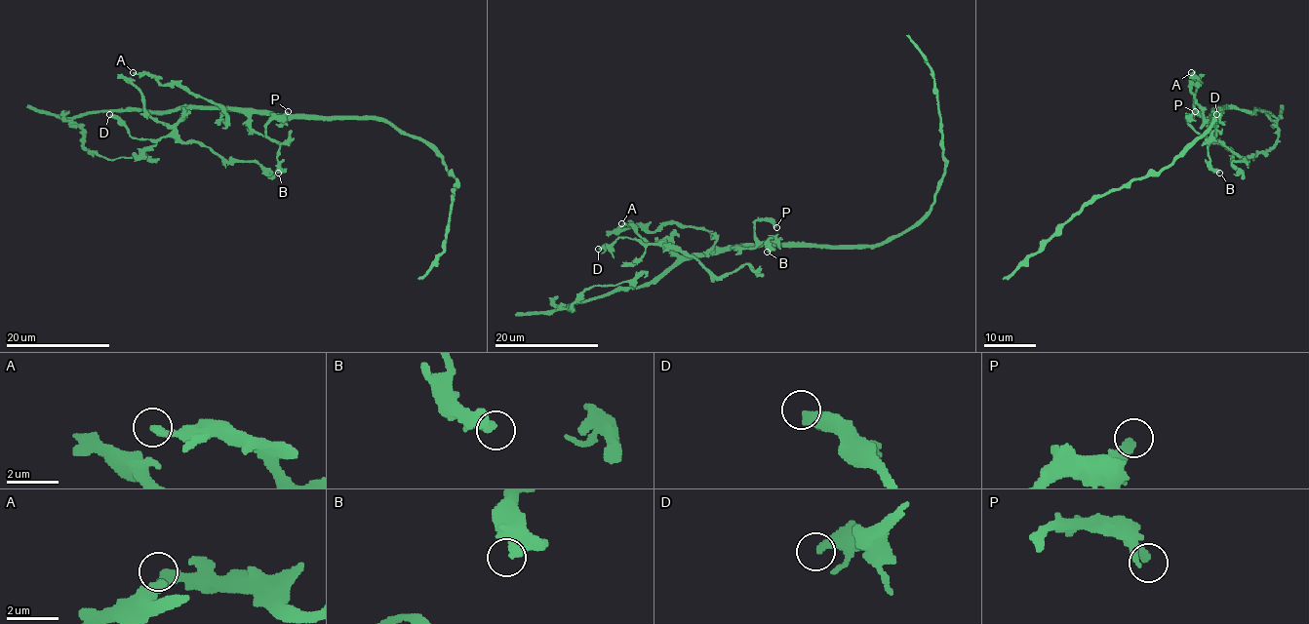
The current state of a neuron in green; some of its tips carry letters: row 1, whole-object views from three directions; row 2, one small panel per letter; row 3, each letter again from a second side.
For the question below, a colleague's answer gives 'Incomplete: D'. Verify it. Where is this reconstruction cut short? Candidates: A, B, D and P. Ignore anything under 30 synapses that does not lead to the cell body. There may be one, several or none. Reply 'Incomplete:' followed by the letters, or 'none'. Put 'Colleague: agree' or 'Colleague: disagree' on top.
Colleague: disagree
Incomplete: none

